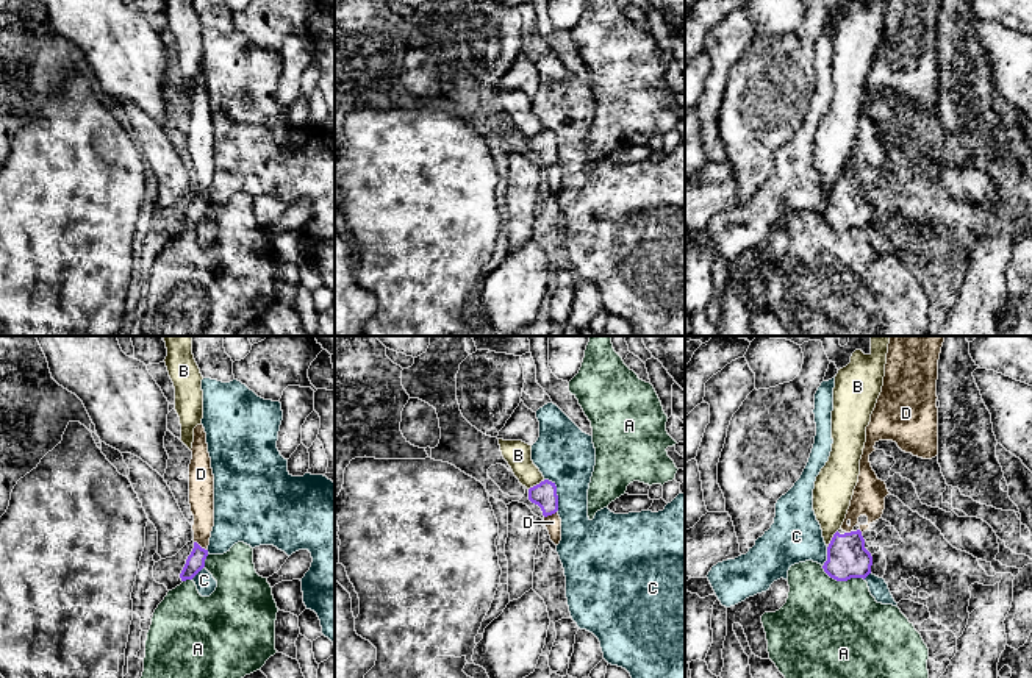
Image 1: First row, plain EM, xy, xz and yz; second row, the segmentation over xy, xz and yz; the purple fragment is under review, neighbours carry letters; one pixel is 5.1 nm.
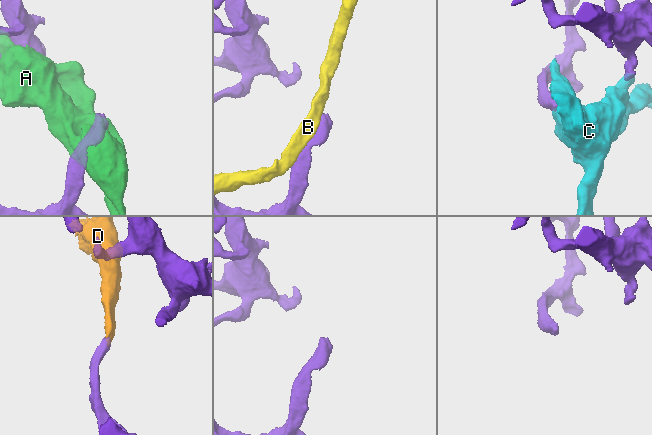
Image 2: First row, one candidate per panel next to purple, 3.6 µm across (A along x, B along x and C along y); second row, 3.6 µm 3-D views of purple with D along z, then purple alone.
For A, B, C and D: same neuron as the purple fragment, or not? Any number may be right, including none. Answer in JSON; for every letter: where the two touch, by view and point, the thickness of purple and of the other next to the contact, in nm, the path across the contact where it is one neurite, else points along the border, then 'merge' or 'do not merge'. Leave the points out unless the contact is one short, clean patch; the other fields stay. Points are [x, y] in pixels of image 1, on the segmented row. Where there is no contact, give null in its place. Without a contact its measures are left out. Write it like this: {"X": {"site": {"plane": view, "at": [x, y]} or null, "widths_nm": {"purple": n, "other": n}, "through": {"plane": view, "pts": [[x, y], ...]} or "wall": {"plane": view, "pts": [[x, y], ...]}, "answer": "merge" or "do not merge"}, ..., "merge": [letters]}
{"A": {"site": {"plane": "yz", "at": [842, 580]}, "widths_nm": {"purple": 200, "other": 500}, "answer": "do not merge"}, "B": {"site": {"plane": "yz", "at": [832, 539]}, "widths_nm": {"purple": 200, "other": 200}, "answer": "do not merge"}, "C": {"site": {"plane": "xz", "at": [555, 494]}, "widths_nm": {"purple": 130, "other": 300}, "wall": {"plane": "xz", "pts": [[544, 478], [555, 486], [557, 511]]}, "answer": "do not merge"}, "D": {"site": {"plane": "xy", "at": [199, 545]}, "widths_nm": {"purple": 100, "other": 130}, "through": {"plane": "xy", "pts": [[196, 561], [199, 545], [202, 535], [200, 497]]}, "answer": "merge"}, "merge": ["D"]}

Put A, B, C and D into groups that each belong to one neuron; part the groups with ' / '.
A / B / C / D

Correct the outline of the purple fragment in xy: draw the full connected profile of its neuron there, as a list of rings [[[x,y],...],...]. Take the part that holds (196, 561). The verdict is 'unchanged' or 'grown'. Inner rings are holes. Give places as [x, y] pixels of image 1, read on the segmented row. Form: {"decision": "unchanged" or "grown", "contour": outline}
{"decision": "grown", "contour": [[[203,425],[194,428],[192,459],[189,464],[189,505],[194,516],[194,548],[180,573],[181,581],[192,580],[203,567],[214,526],[214,475]]]}

